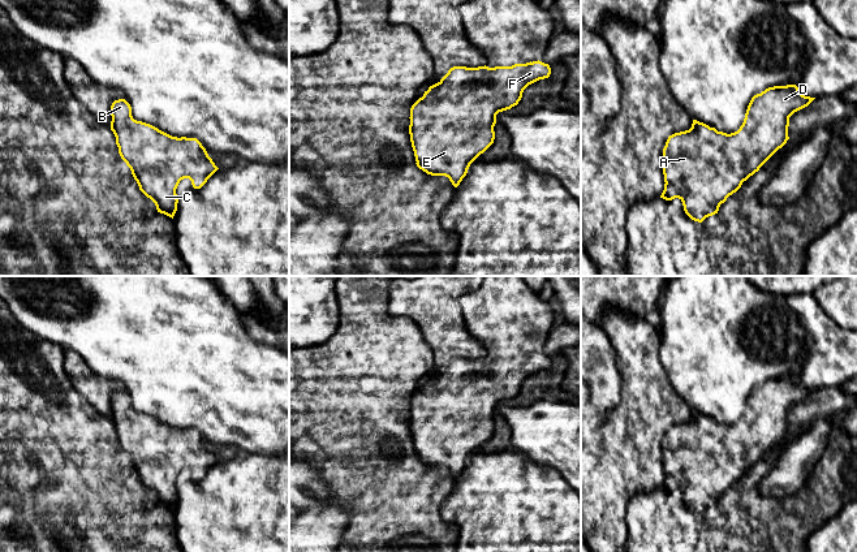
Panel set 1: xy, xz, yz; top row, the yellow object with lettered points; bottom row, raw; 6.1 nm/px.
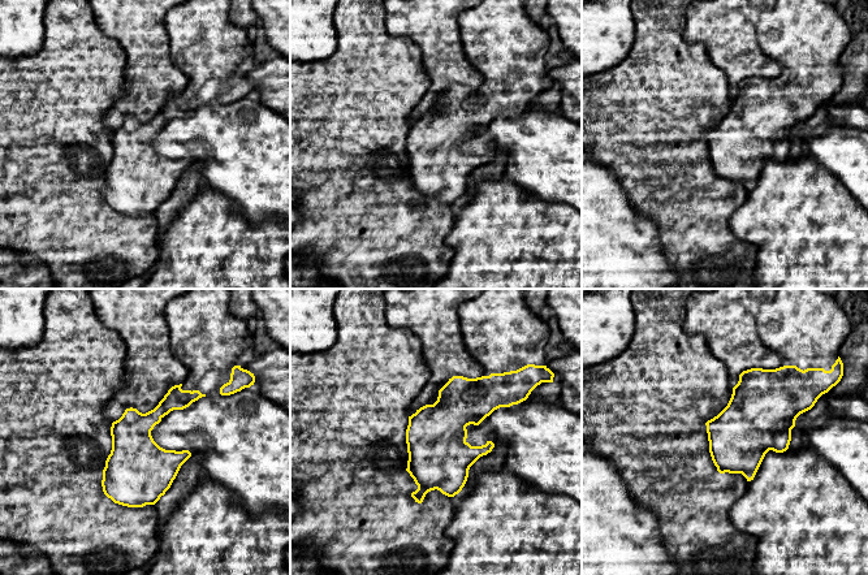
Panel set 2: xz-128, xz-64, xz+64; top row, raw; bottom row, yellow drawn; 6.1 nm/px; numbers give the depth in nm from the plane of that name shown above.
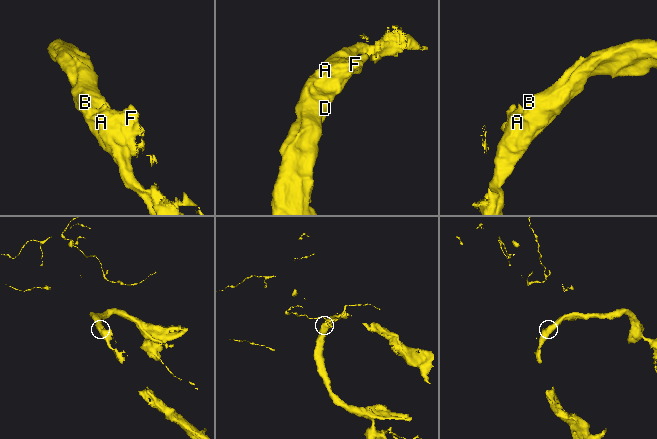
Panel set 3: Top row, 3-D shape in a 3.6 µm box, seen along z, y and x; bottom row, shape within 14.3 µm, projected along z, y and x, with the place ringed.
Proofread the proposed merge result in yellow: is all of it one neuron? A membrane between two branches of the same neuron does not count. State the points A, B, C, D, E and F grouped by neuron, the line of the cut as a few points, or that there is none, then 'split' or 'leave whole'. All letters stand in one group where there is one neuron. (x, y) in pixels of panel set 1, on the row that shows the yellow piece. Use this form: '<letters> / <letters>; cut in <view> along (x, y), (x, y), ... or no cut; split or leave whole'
A B C D E F; no cut; leave whole

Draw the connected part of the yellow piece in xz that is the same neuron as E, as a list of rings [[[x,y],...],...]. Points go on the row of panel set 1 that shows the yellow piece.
[[[539,60],[512,66],[451,68],[410,108],[409,134],[417,167],[427,174],[448,177],[457,187],[470,164],[494,143],[496,115],[517,105],[529,85],[550,74],[550,65]]]

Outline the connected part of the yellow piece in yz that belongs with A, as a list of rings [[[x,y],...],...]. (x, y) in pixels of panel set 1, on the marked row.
[[[796,85],[768,87],[752,98],[742,125],[735,133],[727,134],[715,128],[693,120],[692,128],[668,137],[663,148],[664,190],[660,198],[682,202],[685,214],[694,221],[702,223],[706,217],[718,214],[722,203],[736,193],[744,181],[759,171],[759,168],[781,148],[788,137],[789,117],[808,107],[815,98],[805,96]]]

